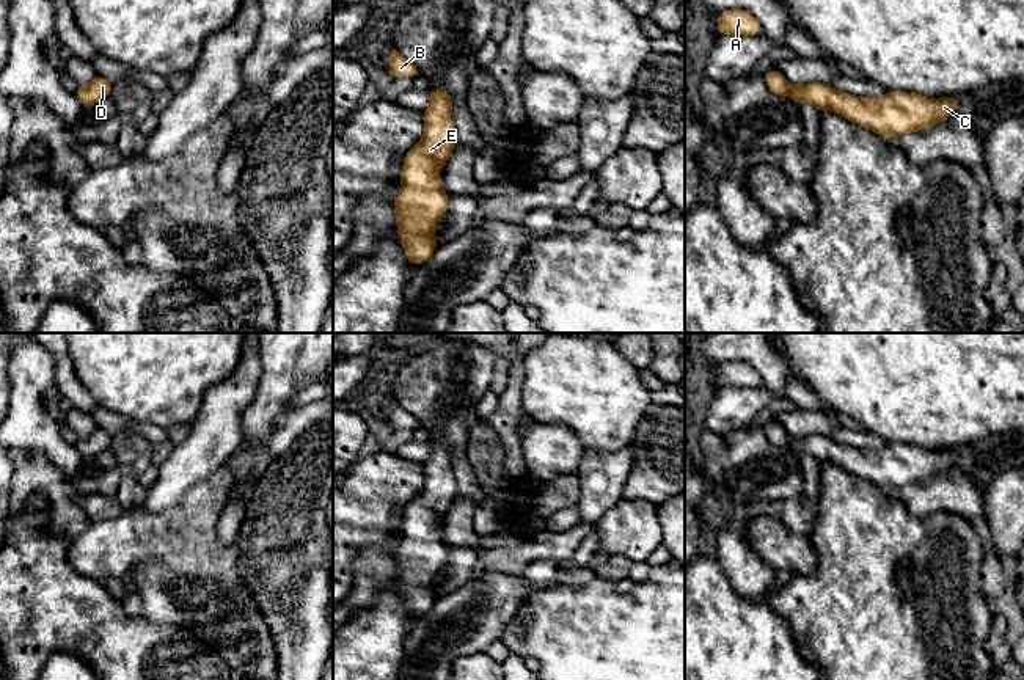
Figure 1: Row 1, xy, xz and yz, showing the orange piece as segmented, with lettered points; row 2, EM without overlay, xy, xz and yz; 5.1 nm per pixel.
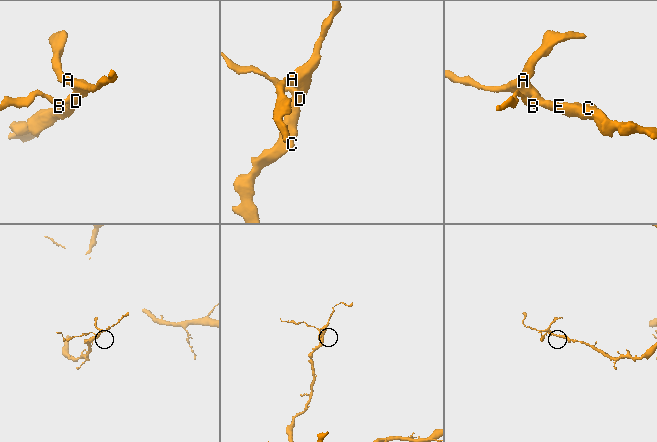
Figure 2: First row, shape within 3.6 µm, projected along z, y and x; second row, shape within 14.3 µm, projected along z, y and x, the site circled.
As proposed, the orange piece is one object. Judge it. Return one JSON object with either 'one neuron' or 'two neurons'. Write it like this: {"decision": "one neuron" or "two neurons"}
{"decision": "one neuron"}

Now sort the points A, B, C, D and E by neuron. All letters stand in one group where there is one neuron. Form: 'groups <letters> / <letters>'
groups A B C D E

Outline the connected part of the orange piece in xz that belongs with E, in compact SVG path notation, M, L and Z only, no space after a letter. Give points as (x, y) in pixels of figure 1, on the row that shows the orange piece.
M430 90L430 104L422 112L424 135L404 157L400 171L402 188L394 199L396 226L405 248L407 259L418 265L427 261L438 242L433 228L448 212L449 198L437 173L444 168L452 149L457 146L457 129L452 116L452 99L444 90Z

